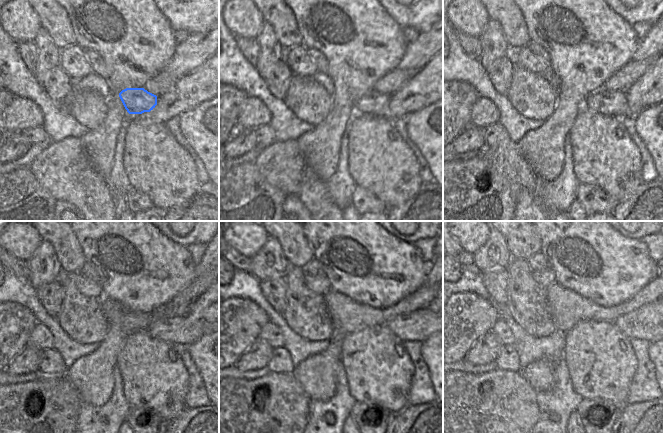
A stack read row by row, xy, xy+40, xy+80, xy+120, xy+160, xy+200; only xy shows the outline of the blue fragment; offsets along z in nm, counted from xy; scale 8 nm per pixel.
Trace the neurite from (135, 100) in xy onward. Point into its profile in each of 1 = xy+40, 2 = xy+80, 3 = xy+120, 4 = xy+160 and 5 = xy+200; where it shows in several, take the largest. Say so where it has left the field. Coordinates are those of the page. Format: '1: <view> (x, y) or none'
1: xy+40 (373, 102)
2: xy+80 (602, 101)
3: xy+120 (185, 329)
4: xy+160 (417, 322)
5: xy+200 (646, 317)

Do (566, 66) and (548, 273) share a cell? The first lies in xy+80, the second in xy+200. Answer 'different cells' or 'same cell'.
different cells

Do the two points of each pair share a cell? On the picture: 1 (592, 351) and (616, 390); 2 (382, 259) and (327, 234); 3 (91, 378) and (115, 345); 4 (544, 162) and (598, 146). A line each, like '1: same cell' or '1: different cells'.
1: same cell
2: same cell
3: same cell
4: different cells

